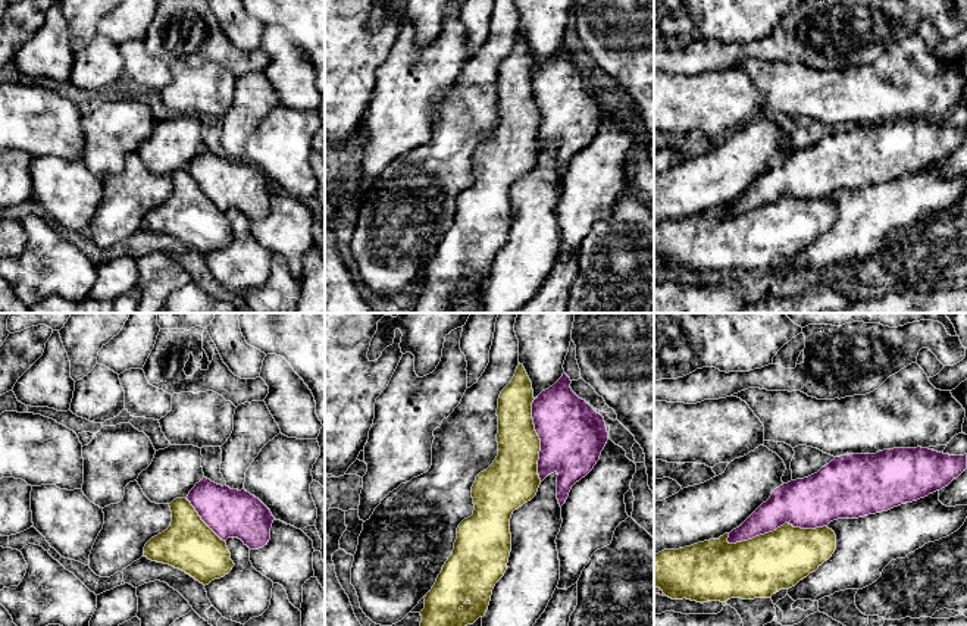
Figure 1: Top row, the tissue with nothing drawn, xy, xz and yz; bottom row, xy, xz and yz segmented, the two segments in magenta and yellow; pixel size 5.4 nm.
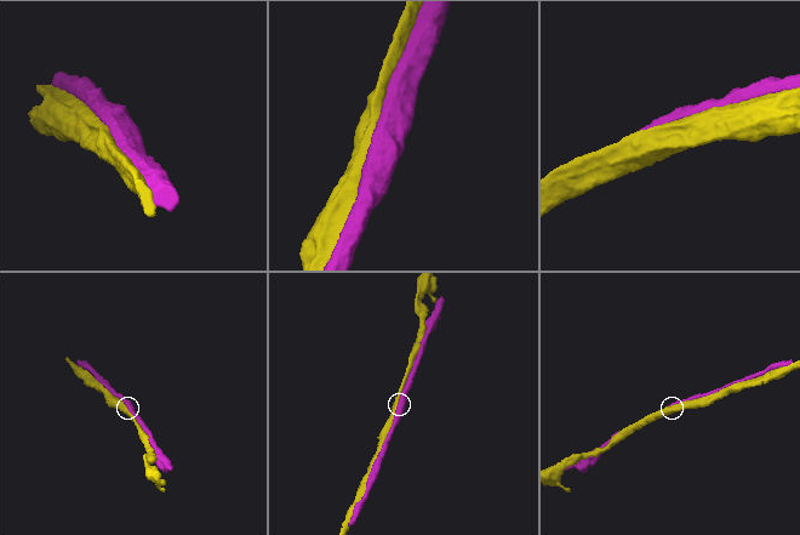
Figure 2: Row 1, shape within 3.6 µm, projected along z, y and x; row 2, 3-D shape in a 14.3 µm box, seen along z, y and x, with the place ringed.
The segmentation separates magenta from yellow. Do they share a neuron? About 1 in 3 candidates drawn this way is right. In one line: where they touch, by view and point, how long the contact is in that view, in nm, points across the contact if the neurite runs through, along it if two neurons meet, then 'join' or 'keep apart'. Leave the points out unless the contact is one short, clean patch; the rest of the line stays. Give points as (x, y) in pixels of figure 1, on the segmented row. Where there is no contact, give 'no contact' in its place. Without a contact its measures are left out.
yz (776, 528) | 550 nm | keep apart

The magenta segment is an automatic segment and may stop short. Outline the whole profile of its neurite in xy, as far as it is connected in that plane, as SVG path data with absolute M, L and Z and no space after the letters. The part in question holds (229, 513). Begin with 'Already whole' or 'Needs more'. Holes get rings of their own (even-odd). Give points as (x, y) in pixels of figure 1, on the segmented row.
Already whole. M203 478L190 491L187 500L222 541L238 538L250 550L267 545L275 517L245 489L231 489Z

